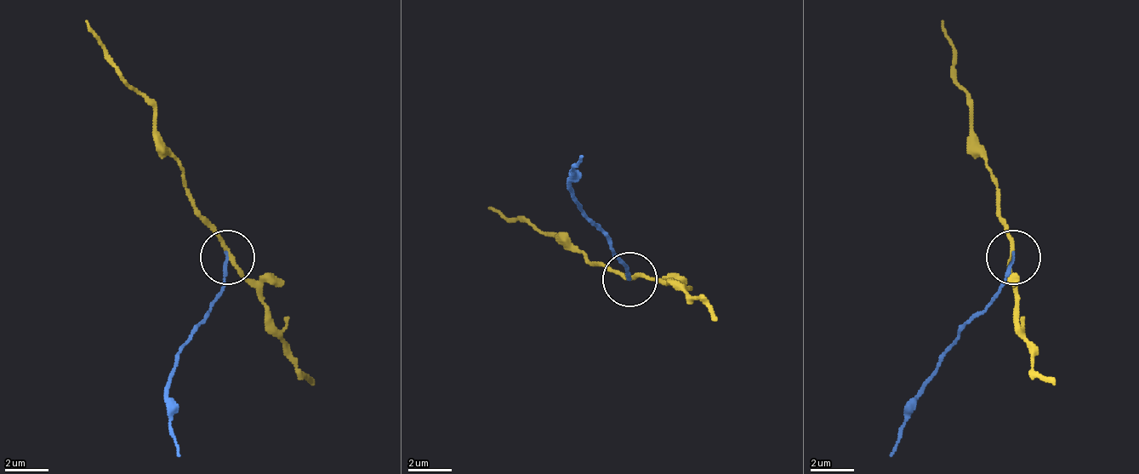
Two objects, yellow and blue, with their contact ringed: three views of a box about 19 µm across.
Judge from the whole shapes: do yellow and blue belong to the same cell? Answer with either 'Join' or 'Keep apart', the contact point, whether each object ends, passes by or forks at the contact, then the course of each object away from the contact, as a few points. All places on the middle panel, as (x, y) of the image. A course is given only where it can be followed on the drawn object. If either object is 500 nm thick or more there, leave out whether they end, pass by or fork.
Keep apart. Place: (629, 279). At the ring yellow passes by. At the ring blue ends. Course of yellow: (631, 277), (593, 266), (566, 239), (560, 239), (489, 207). Course of blue: (631, 277), (625, 261), (571, 196), (582, 157)

